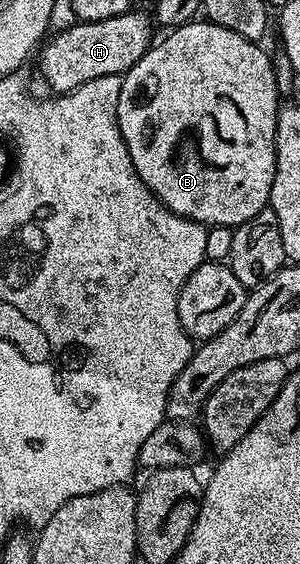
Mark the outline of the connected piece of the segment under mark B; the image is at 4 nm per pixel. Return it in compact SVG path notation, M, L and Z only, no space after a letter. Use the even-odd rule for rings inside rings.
M205 19L187 21L184 25L171 28L162 42L151 44L148 52L137 61L122 77L120 99L116 103L116 119L120 131L124 135L124 143L128 147L128 155L136 167L136 175L154 193L154 196L171 209L176 215L198 221L201 225L237 227L252 219L261 209L270 203L270 192L276 175L276 131L278 130L278 77L274 74L274 65L270 57L261 48L261 44L236 35L236 31L228 31L228 27L220 27ZM146 89L154 89L150 102L146 105ZM146 128L154 129L146 141Z

